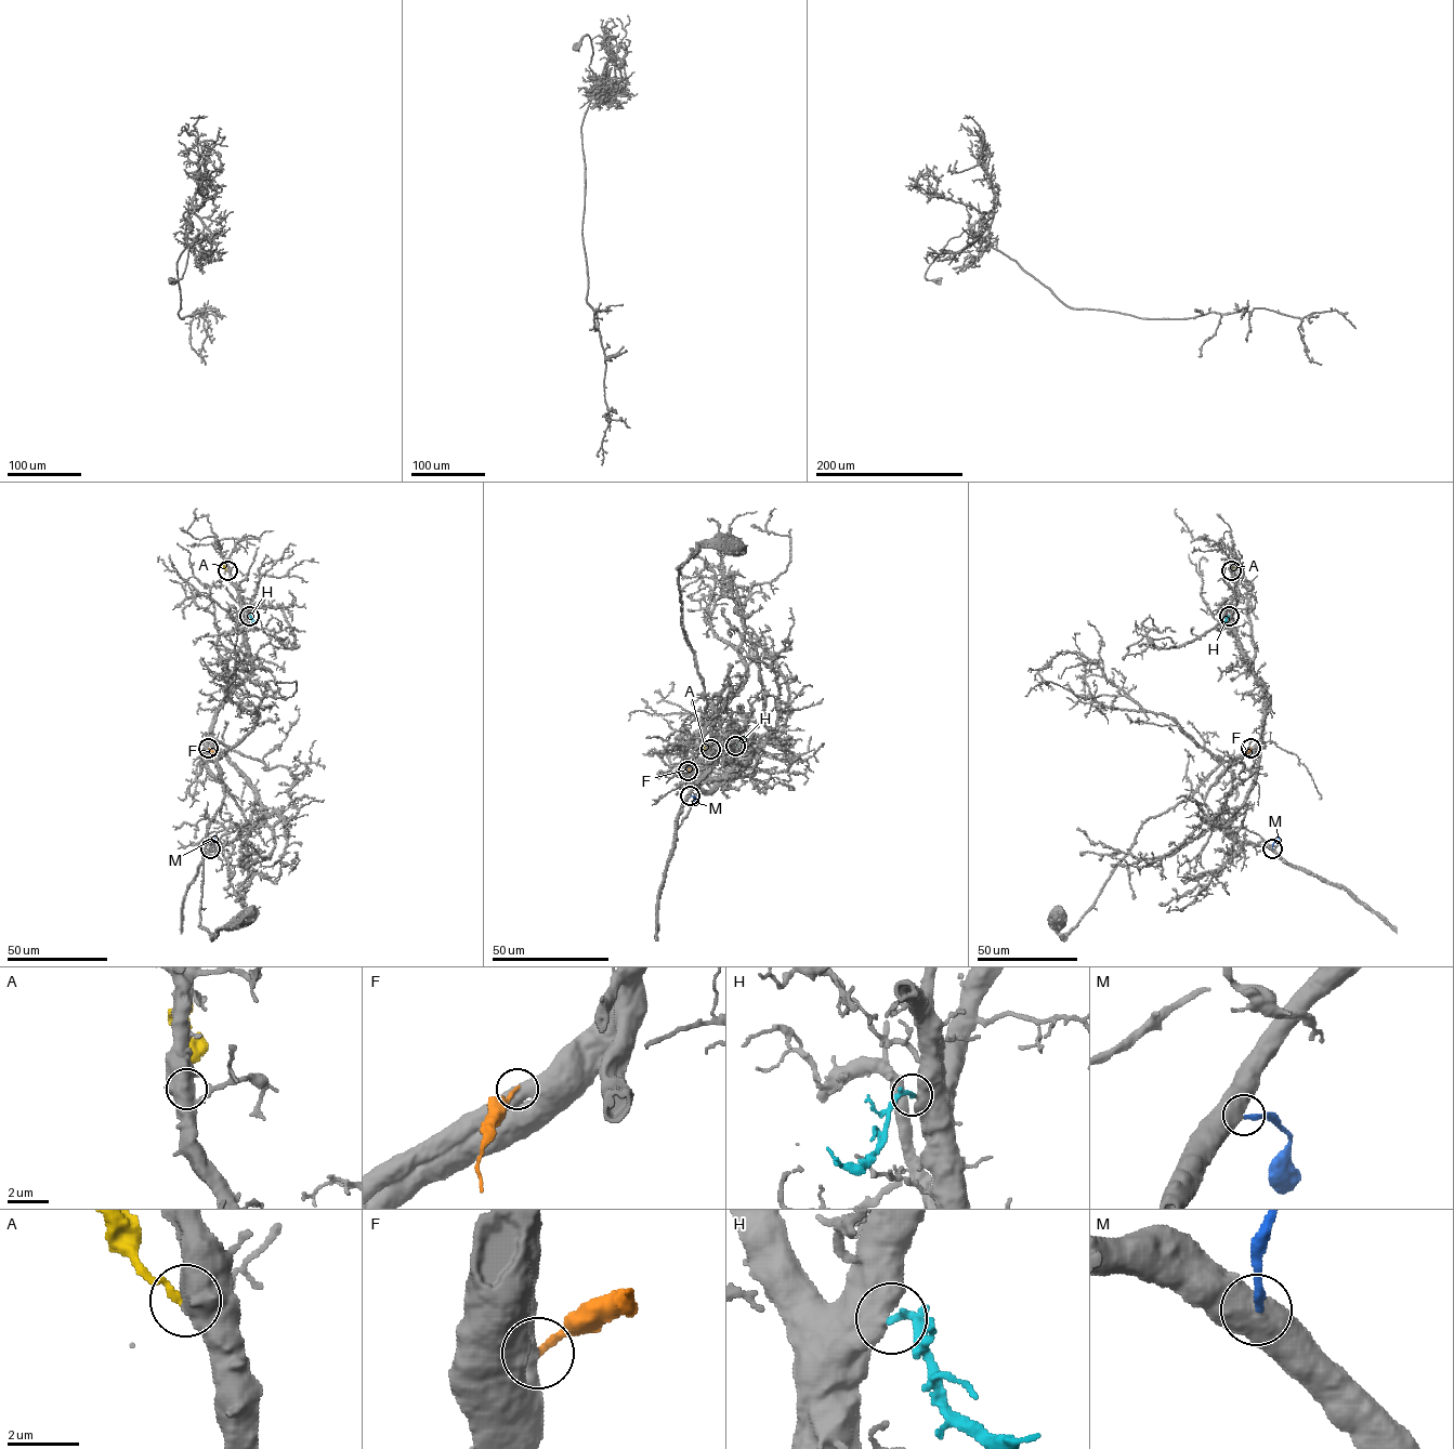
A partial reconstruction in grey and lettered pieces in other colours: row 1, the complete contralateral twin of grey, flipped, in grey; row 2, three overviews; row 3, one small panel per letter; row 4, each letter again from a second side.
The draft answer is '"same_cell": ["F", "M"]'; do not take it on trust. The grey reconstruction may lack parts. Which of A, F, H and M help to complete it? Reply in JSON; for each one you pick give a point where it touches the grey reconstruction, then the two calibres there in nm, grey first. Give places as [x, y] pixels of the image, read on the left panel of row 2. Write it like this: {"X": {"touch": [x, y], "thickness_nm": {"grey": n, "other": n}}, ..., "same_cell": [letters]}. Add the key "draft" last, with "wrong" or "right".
{"H": {"touch": [249, 616], "thickness_nm": {"grey": 700, "other": 240}}, "M": {"touch": [210, 848], "thickness_nm": {"grey": 800, "other": 200}}, "same_cell": ["H", "M"], "draft": "wrong"}

